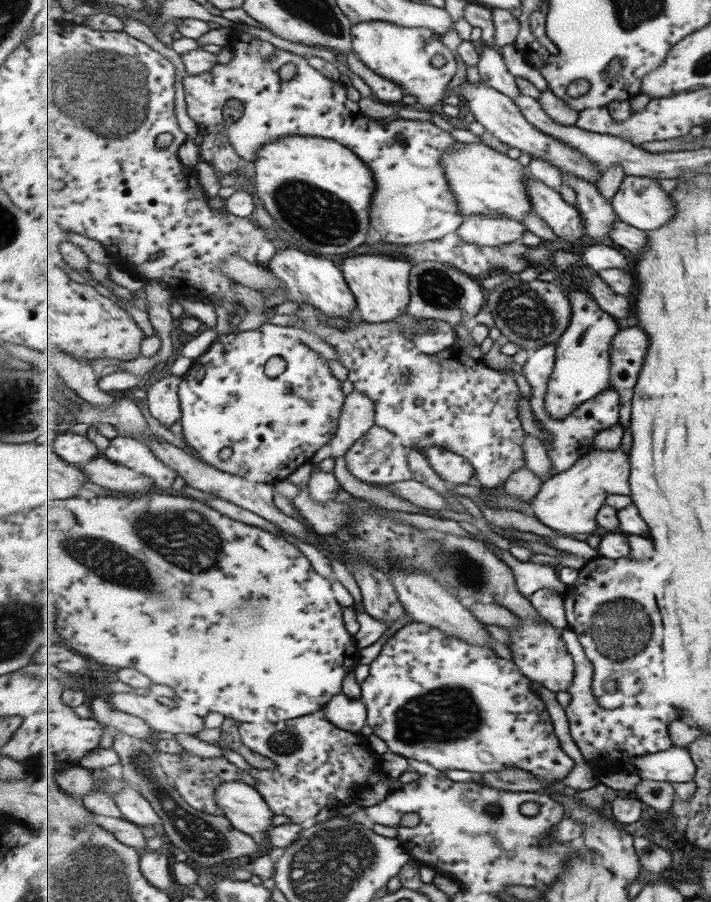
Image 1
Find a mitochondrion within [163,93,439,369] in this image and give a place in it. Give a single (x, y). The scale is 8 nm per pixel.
(324, 219)

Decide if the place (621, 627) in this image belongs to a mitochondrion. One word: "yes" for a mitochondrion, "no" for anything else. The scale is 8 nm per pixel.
yes

